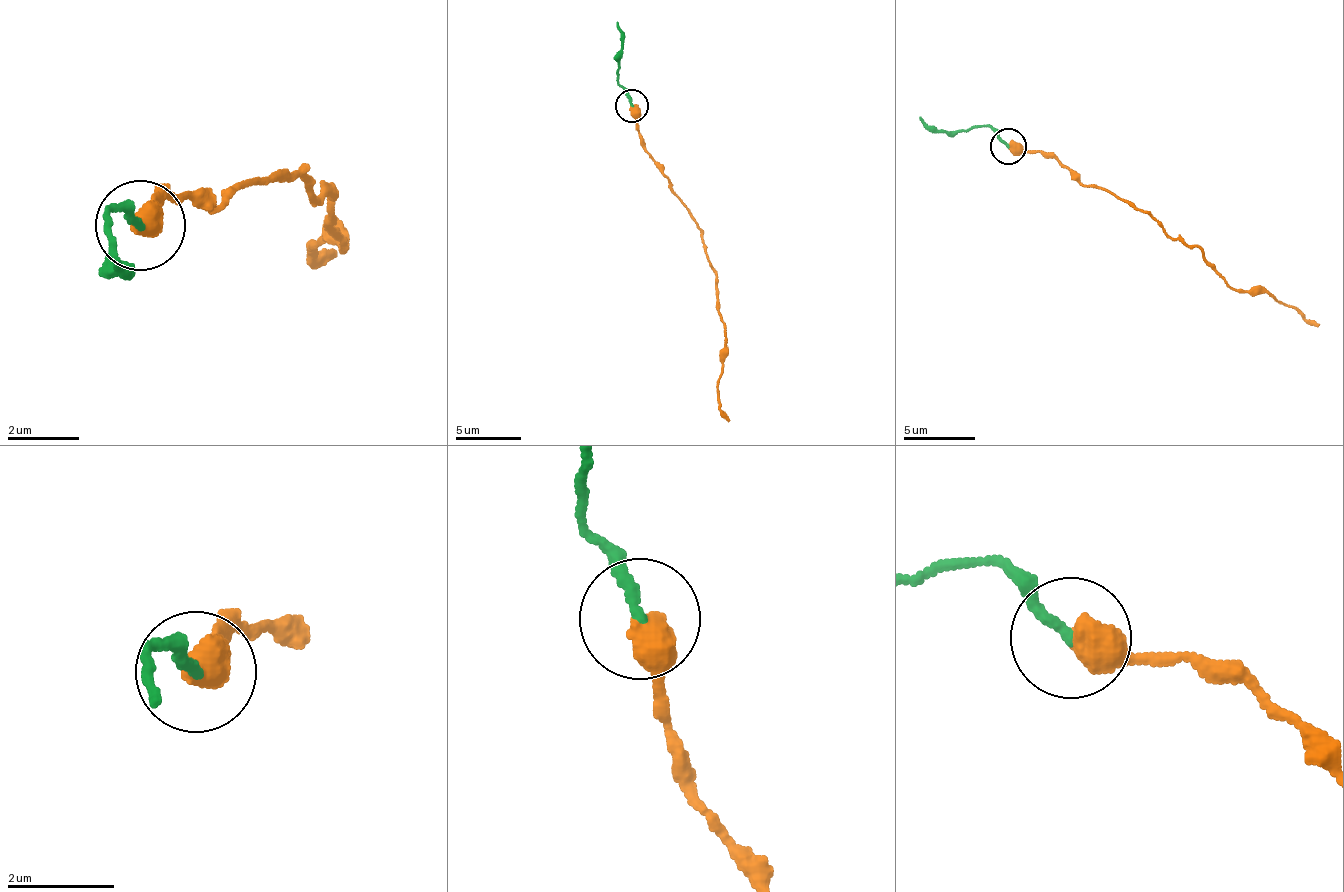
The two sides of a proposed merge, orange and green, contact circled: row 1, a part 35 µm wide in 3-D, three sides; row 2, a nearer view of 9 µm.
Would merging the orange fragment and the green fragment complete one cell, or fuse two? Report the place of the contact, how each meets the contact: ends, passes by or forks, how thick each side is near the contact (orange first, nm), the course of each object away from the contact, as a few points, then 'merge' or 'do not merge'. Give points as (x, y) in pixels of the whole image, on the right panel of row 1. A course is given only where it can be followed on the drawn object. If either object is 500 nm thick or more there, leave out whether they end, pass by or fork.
at (1008, 146); 600 nm thick on the orange side, 200 nm on the other; orange runs (1007, 146), (1054, 156), (1084, 186), (1129, 199), (1202, 251), (1231, 288), (1267, 290), (1320, 326); green runs (1007, 146), (988, 124), (945, 132), (920, 117); merge

